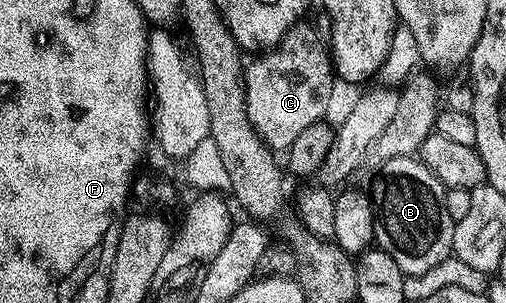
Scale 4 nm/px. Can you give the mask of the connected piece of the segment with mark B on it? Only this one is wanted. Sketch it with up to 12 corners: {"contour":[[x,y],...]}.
{"contour":[[418,157],[369,187],[375,243],[404,275],[452,258],[447,188]]}

